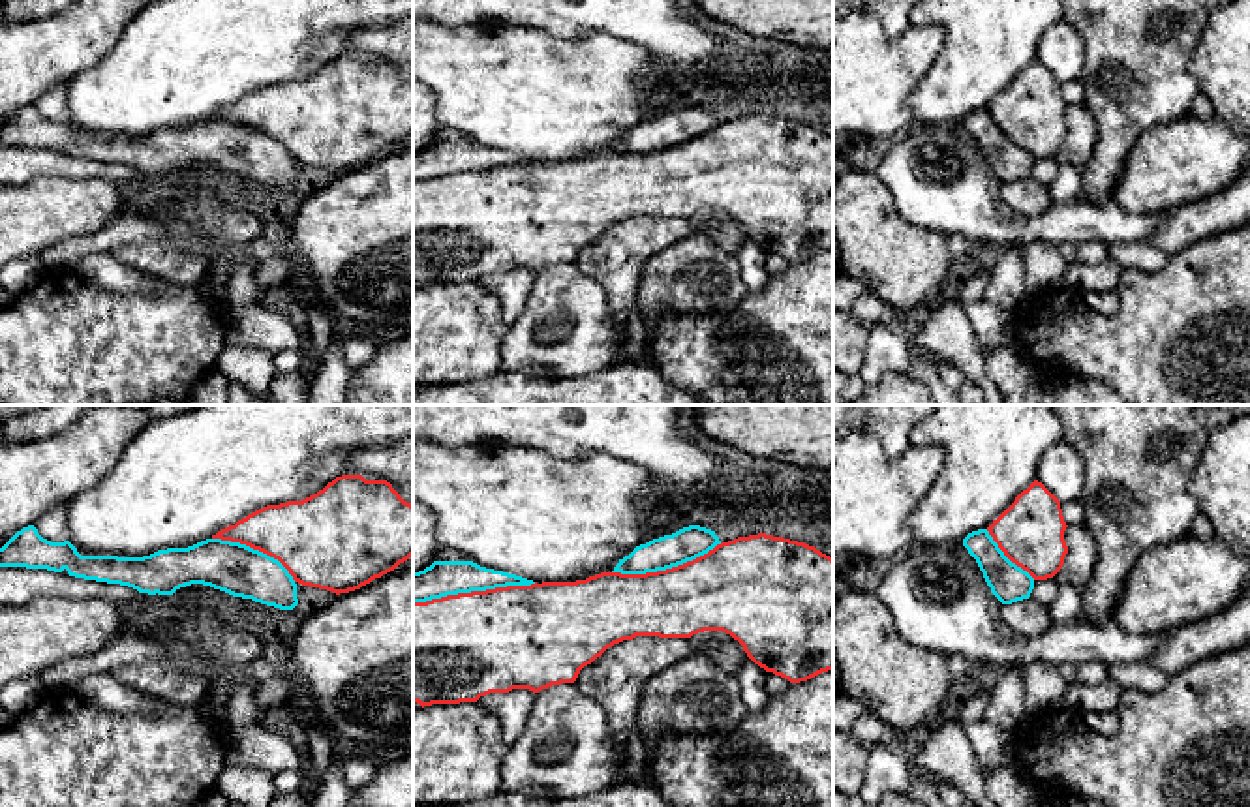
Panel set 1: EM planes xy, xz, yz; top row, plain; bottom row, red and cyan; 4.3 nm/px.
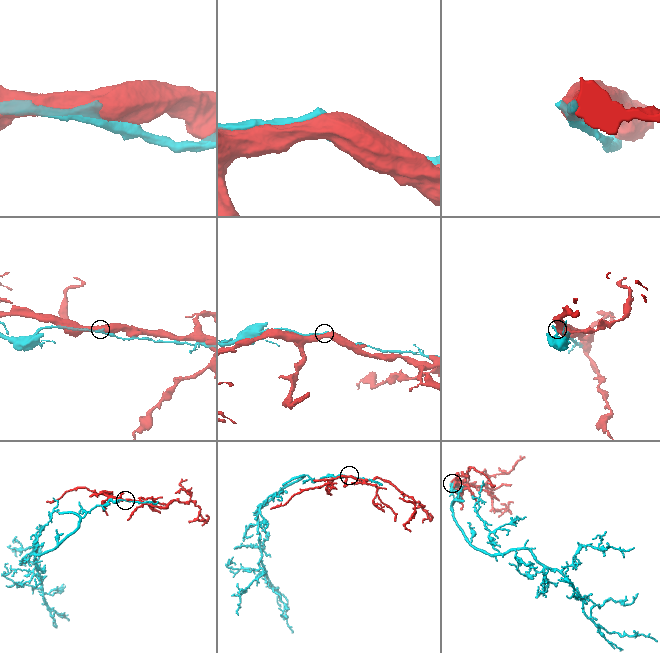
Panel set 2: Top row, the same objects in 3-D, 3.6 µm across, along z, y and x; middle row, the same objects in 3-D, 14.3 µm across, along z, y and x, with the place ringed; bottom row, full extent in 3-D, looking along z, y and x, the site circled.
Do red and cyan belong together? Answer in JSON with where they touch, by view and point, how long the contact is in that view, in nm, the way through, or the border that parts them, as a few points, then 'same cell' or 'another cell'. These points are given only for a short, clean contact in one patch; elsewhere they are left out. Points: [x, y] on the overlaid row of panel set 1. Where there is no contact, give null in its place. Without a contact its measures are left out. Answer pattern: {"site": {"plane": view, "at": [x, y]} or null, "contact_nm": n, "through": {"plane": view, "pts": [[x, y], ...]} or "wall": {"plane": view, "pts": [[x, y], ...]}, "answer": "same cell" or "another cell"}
{"site": {"plane": "xz", "at": [473, 592]}, "contact_nm": 550, "answer": "another cell"}

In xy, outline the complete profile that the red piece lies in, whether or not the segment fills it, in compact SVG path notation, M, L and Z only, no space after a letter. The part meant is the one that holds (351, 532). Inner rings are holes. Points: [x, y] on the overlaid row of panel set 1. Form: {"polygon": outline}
{"polygon": "M342 475L302 501L267 505L212 539L259 550L278 559L295 582L340 595L360 589L413 556L413 505L387 480Z"}

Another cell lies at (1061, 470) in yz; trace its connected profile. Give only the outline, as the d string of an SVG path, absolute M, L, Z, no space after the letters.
M1059 441L1038 462L1036 480L1060 503L1077 501L1085 488L1085 462L1081 452Z

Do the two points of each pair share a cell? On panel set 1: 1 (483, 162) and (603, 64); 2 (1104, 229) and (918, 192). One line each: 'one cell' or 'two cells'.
1: one cell
2: one cell

